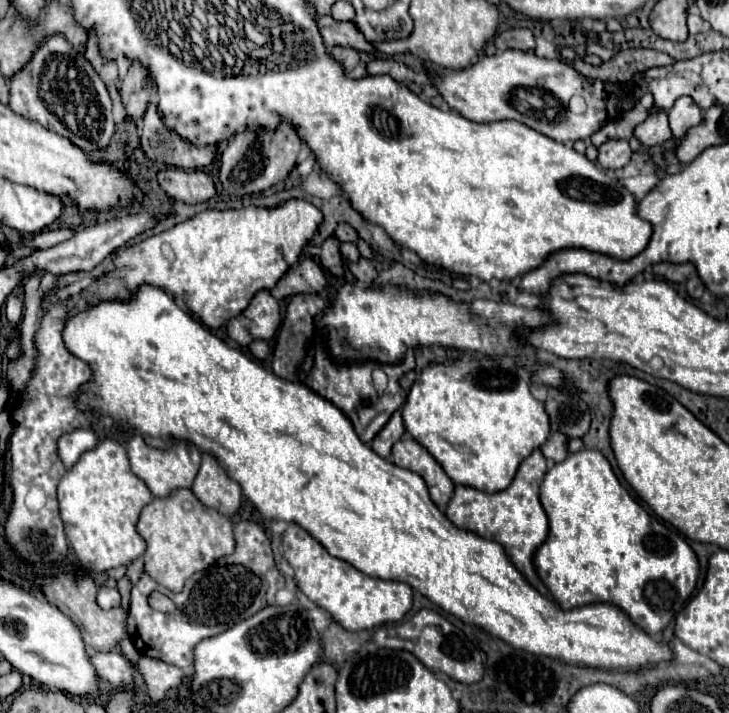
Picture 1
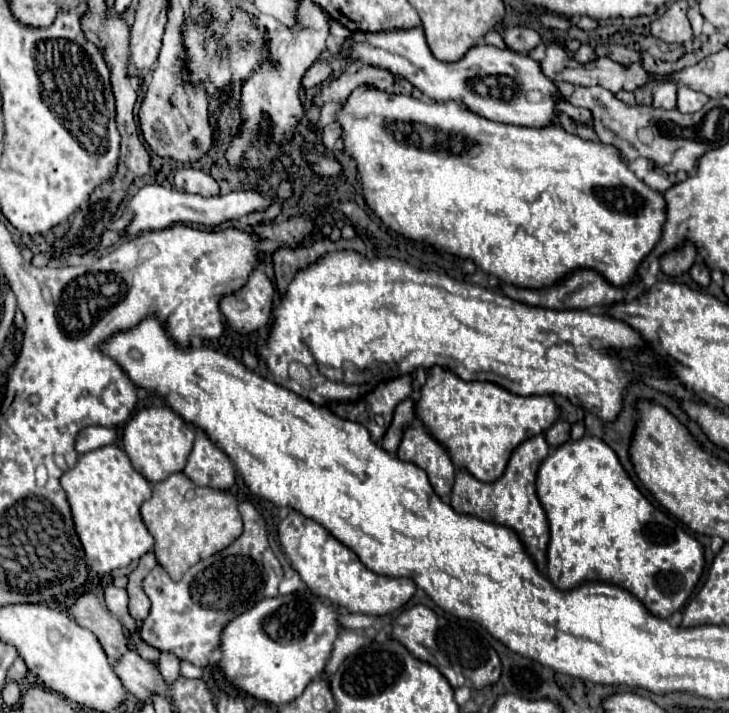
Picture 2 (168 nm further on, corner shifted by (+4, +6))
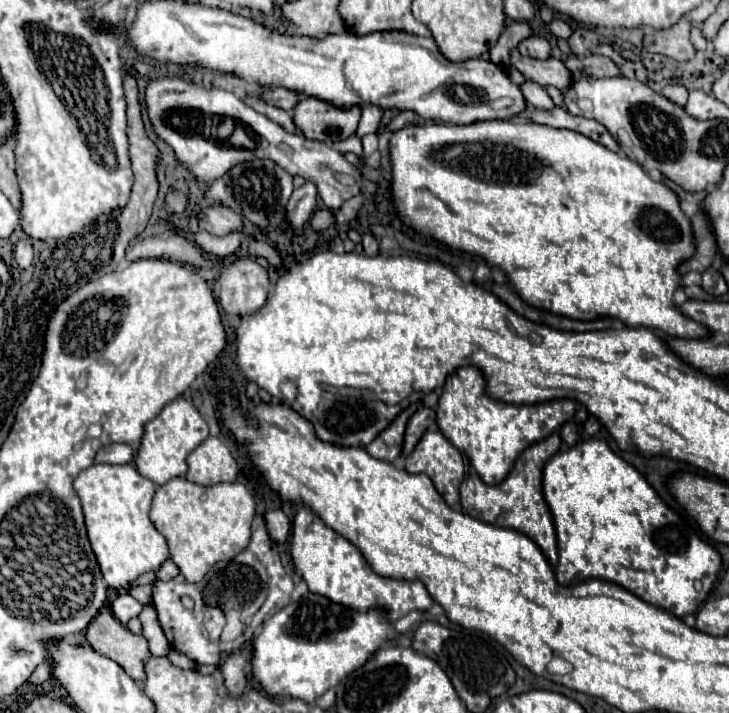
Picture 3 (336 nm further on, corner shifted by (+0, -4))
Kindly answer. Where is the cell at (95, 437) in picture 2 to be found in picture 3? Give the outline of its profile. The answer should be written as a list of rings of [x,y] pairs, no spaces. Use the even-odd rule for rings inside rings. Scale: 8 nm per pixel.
[[[111,444],[103,448],[97,454],[97,462],[107,462],[107,464],[131,464],[133,462],[133,448],[129,444]]]

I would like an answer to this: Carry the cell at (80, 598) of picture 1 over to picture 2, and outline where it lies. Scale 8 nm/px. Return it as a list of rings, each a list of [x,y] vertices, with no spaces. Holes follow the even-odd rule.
[[[93,592],[81,594],[69,608],[69,614],[79,626],[91,630],[97,636],[109,660],[119,660],[127,652],[129,640],[125,628]]]

